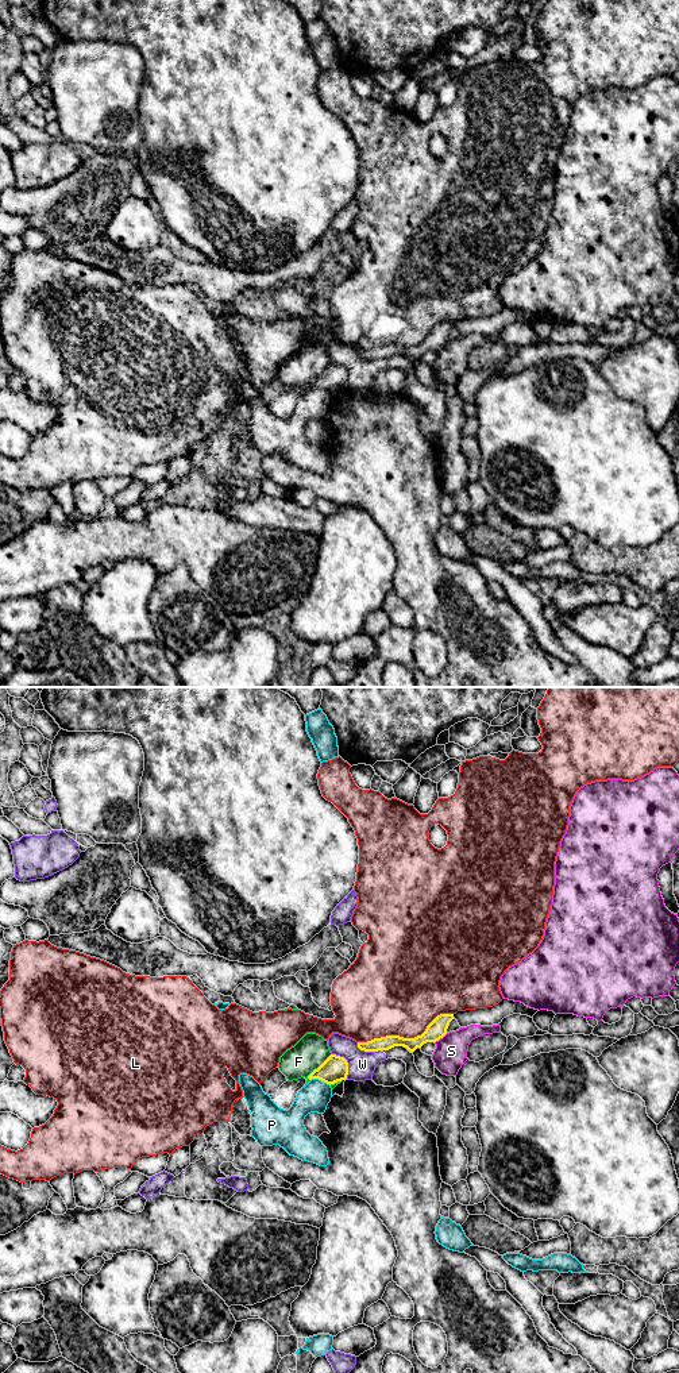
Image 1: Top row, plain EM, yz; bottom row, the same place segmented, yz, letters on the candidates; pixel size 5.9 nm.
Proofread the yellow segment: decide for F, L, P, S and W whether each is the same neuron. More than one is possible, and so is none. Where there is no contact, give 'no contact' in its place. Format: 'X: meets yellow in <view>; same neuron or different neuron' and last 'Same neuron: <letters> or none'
F: meets yellow in yz; different neuron
L: meets yellow in yz; different neuron
P: meets yellow in yz; different neuron
S: meets yellow in yz; different neuron
W: meets yellow in yz; different neuron
Same neuron: none

